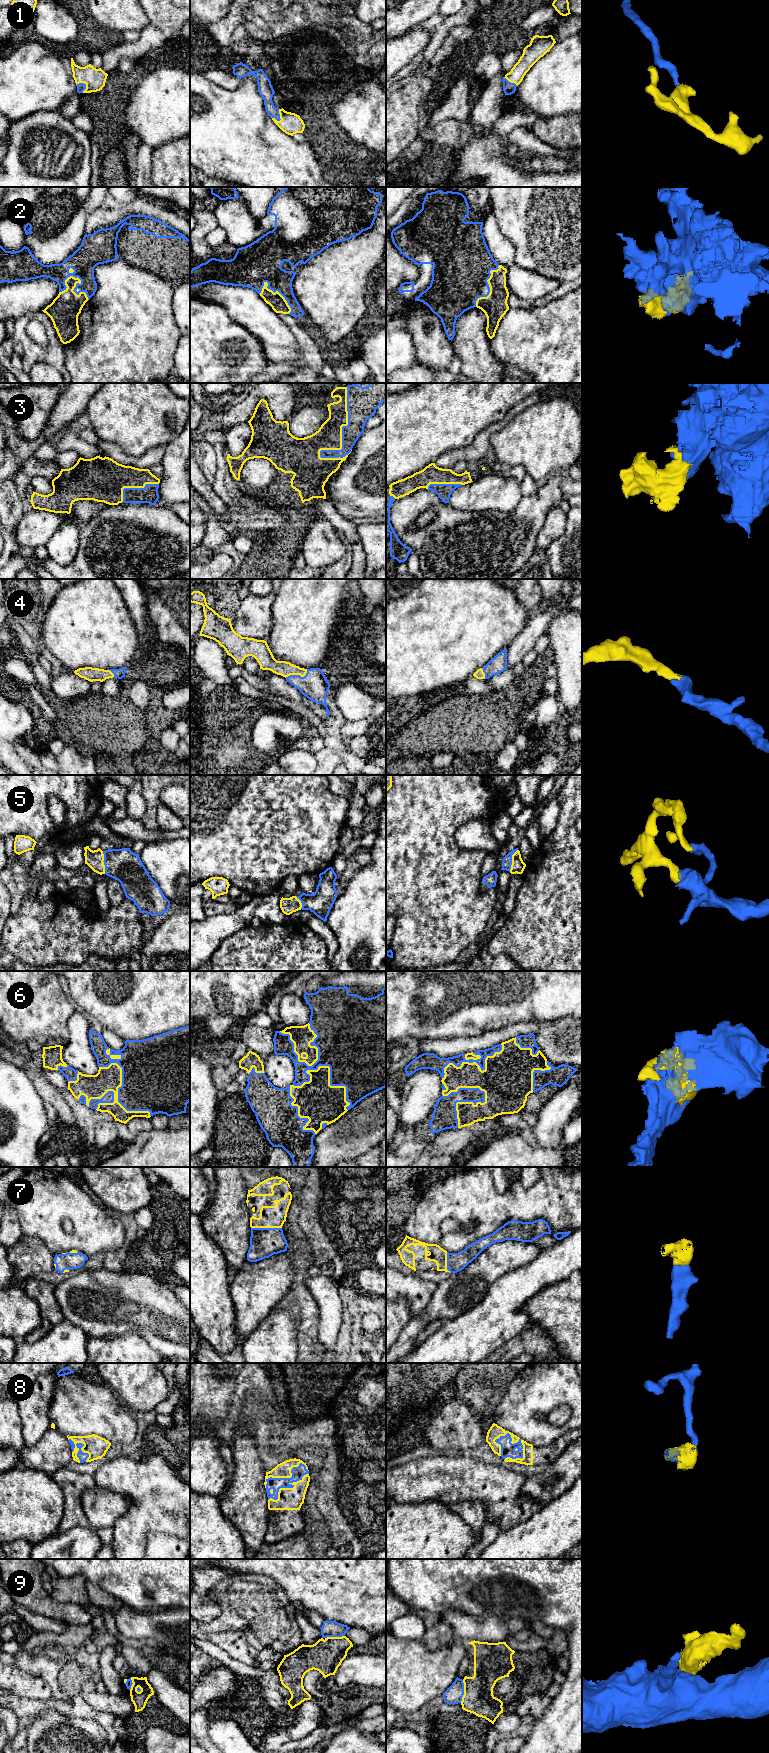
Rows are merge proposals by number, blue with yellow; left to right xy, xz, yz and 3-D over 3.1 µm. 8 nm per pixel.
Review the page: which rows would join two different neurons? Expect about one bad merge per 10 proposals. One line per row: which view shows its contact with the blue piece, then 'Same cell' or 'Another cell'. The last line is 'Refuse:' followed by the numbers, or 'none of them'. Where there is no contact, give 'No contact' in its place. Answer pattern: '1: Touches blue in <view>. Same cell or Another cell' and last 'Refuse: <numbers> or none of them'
1: Touches blue in xz. Same cell
2: Touches blue in xy. Same cell
3: Touches blue in xz. Same cell
4: Touches blue in xz. Same cell
5: Touches blue in xy. Same cell
6: Touches blue in yz. Same cell
7: Touches blue in xz. Same cell
8: Touches blue in yz. Same cell
9: Touches blue in yz. Another cell
Refuse: 9

